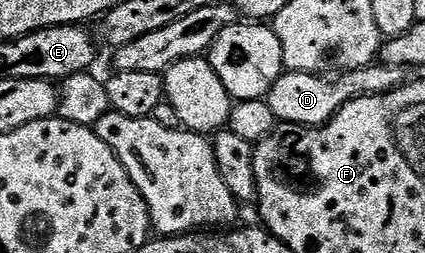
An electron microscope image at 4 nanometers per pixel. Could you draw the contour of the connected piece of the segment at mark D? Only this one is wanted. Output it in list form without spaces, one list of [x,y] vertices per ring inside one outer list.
[[[372,64],[360,70],[349,70],[338,76],[324,76],[287,70],[269,88],[265,101],[269,108],[273,108],[273,116],[279,122],[292,122],[302,126],[324,126],[331,117],[345,104],[357,100],[361,96],[383,94],[386,90],[393,90],[404,85],[404,67],[386,64]]]

